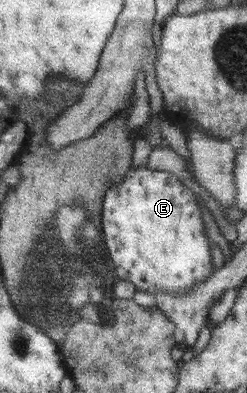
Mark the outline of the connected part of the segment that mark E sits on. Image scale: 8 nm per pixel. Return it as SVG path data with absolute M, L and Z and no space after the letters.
M148 165L131 168L120 184L108 188L102 208L102 225L109 256L120 280L130 280L138 290L156 295L160 290L182 294L210 277L216 270L210 253L213 242L204 232L204 221L195 195L180 176L148 168Z

